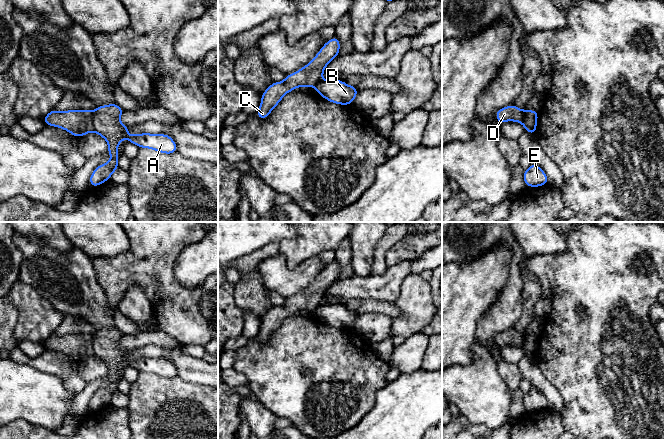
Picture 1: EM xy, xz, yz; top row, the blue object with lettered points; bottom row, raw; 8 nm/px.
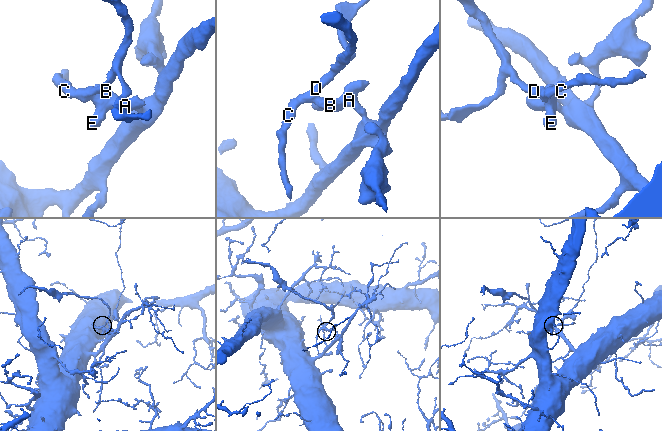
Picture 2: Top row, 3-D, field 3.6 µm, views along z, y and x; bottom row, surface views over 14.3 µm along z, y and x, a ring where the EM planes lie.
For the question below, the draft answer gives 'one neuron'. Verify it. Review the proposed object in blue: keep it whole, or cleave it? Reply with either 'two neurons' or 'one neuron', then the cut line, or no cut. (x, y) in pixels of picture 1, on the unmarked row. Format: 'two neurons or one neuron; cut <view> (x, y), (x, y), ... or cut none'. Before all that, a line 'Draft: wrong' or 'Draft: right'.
Draft: wrong
two neurons; cut xy (92, 335), (94, 354)

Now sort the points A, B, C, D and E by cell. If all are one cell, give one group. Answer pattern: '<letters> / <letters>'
A B E / C D

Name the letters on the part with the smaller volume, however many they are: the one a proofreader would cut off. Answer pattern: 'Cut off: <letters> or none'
Cut off: C, D

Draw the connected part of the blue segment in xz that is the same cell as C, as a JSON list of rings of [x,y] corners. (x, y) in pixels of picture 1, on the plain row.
[[[334,260],[322,270],[321,274],[307,289],[286,299],[282,306],[273,306],[262,317],[260,330],[255,338],[264,344],[287,317],[297,311],[315,311],[321,304],[326,290],[339,279],[339,275],[340,265]]]

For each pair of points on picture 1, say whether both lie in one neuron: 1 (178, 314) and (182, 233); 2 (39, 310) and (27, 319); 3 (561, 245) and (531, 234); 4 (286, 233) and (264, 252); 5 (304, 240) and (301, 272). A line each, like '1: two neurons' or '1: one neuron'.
1: one neuron
2: one neuron
3: one neuron
4: two neurons
5: two neurons

